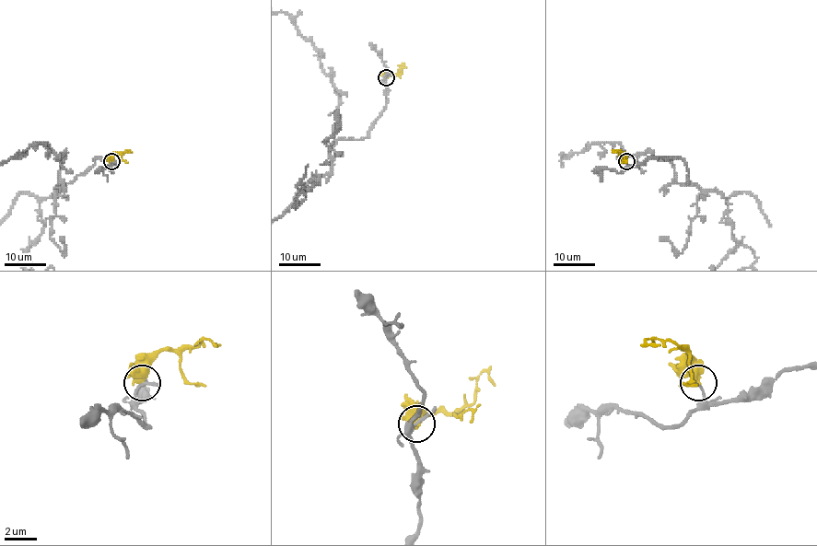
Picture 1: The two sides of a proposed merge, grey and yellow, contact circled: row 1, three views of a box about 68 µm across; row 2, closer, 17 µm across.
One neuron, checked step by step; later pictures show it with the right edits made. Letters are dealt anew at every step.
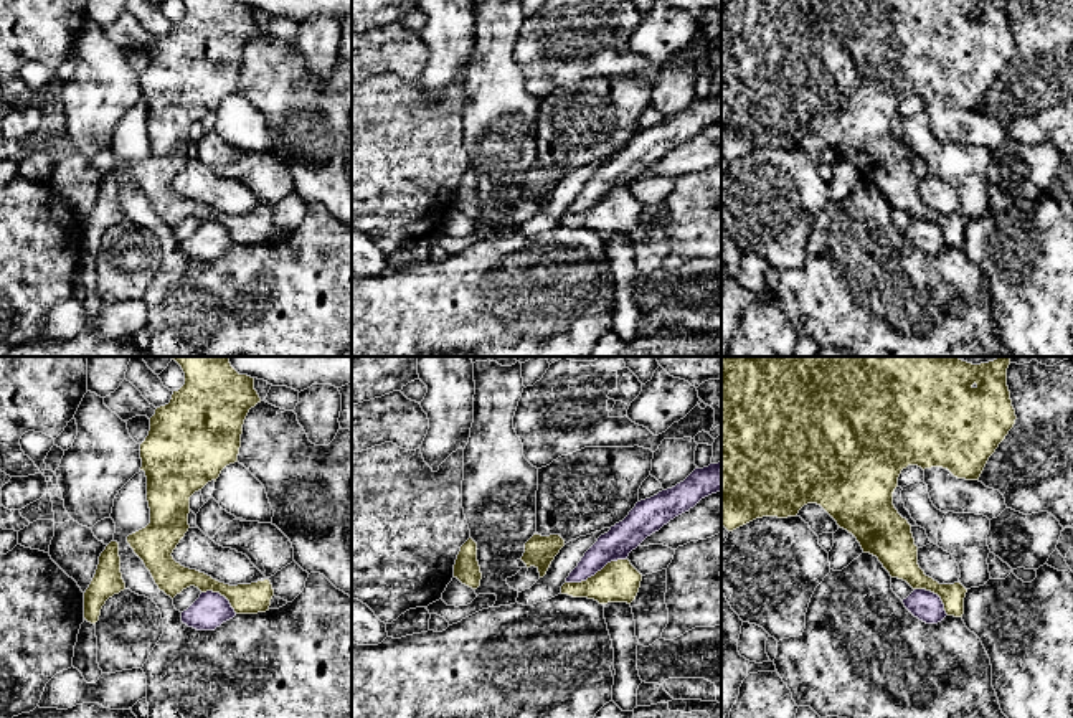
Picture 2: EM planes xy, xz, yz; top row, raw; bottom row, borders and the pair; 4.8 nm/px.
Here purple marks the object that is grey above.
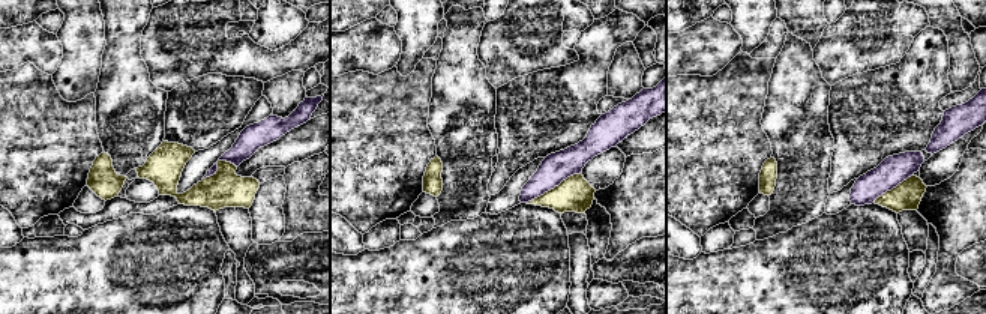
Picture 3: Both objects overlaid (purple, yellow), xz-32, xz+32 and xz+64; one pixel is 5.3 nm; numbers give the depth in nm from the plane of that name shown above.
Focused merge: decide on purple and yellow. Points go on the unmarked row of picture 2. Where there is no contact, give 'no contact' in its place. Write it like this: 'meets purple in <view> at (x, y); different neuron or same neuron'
meets purple in xz at (595, 203); different neuron

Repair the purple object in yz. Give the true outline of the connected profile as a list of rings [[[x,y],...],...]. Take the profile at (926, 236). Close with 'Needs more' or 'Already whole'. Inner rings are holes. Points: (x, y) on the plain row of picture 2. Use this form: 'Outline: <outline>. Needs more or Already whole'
Outline: [[[915,220],[903,229],[903,234],[915,248],[926,254],[938,254],[948,246],[941,228],[926,220]]]. Already whole

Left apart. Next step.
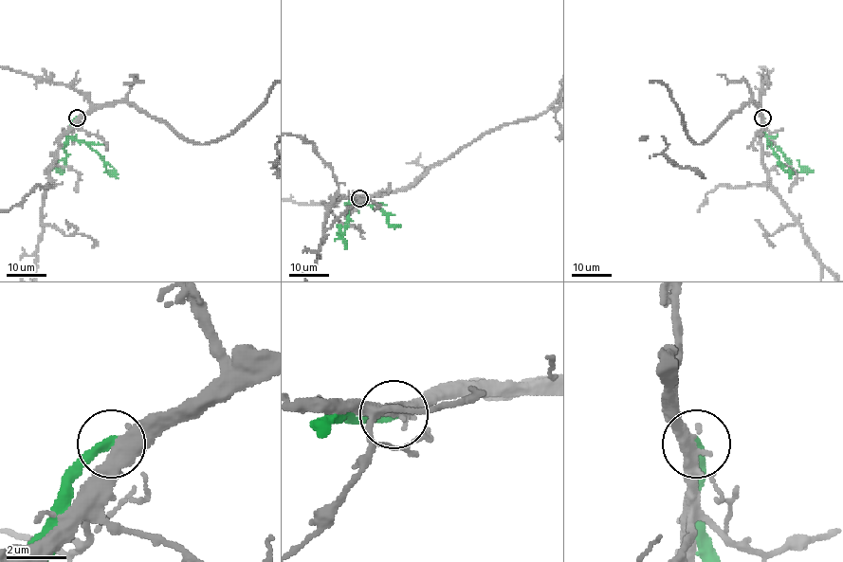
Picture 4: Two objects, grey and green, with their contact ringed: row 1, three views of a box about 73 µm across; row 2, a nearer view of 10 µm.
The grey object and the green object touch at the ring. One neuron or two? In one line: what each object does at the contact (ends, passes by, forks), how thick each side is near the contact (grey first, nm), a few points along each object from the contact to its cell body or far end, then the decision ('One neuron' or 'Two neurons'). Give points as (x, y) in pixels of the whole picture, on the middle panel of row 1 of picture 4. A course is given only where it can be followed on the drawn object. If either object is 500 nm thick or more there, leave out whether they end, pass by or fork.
At the ring grey passes by. At the ring green ends. Thickness 480 nm (grey) against 320 nm. Two neurons

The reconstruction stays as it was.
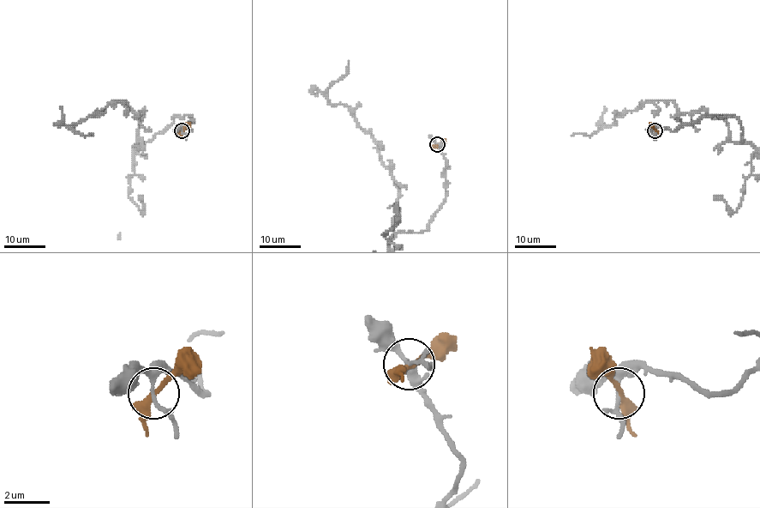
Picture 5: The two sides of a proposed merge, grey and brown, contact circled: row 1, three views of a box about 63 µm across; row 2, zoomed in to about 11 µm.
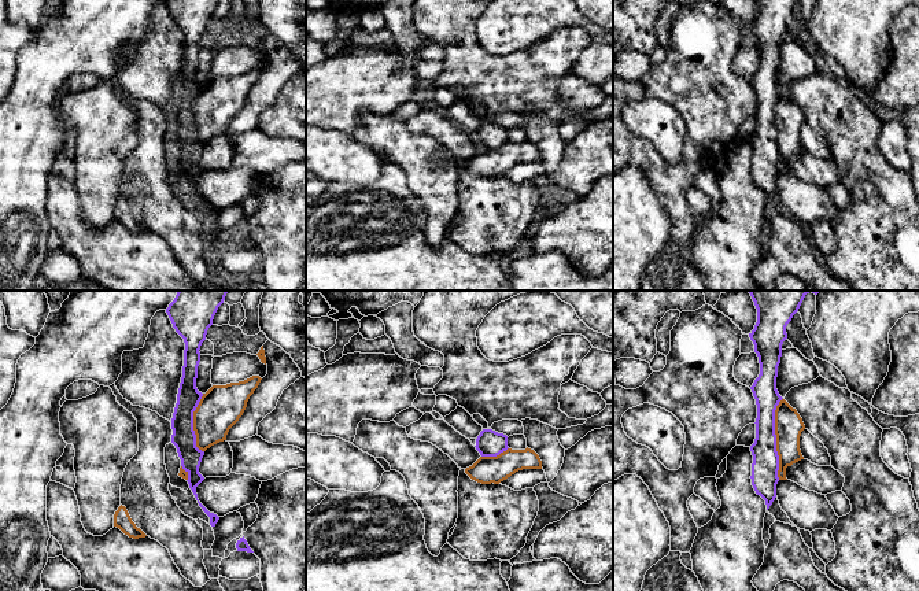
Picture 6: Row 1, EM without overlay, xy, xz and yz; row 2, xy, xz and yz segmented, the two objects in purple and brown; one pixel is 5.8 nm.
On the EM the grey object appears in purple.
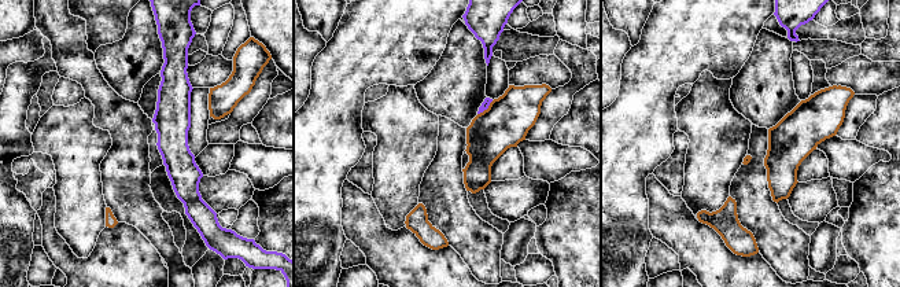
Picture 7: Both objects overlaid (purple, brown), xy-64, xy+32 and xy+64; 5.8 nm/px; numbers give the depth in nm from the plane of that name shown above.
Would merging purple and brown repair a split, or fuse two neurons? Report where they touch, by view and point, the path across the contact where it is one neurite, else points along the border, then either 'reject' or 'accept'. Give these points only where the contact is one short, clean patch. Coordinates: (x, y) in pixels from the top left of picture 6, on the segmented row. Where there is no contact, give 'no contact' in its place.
meets purple in yz at (775, 439); reject

